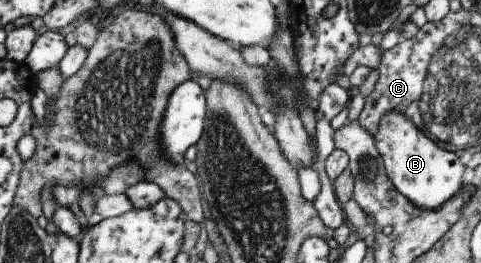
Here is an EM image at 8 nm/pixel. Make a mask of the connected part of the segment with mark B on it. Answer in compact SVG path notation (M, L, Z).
M390 110L382 114L373 137L386 175L398 193L416 207L423 210L436 209L462 185L462 170L465 166L458 160L458 156L436 146L402 112Z

